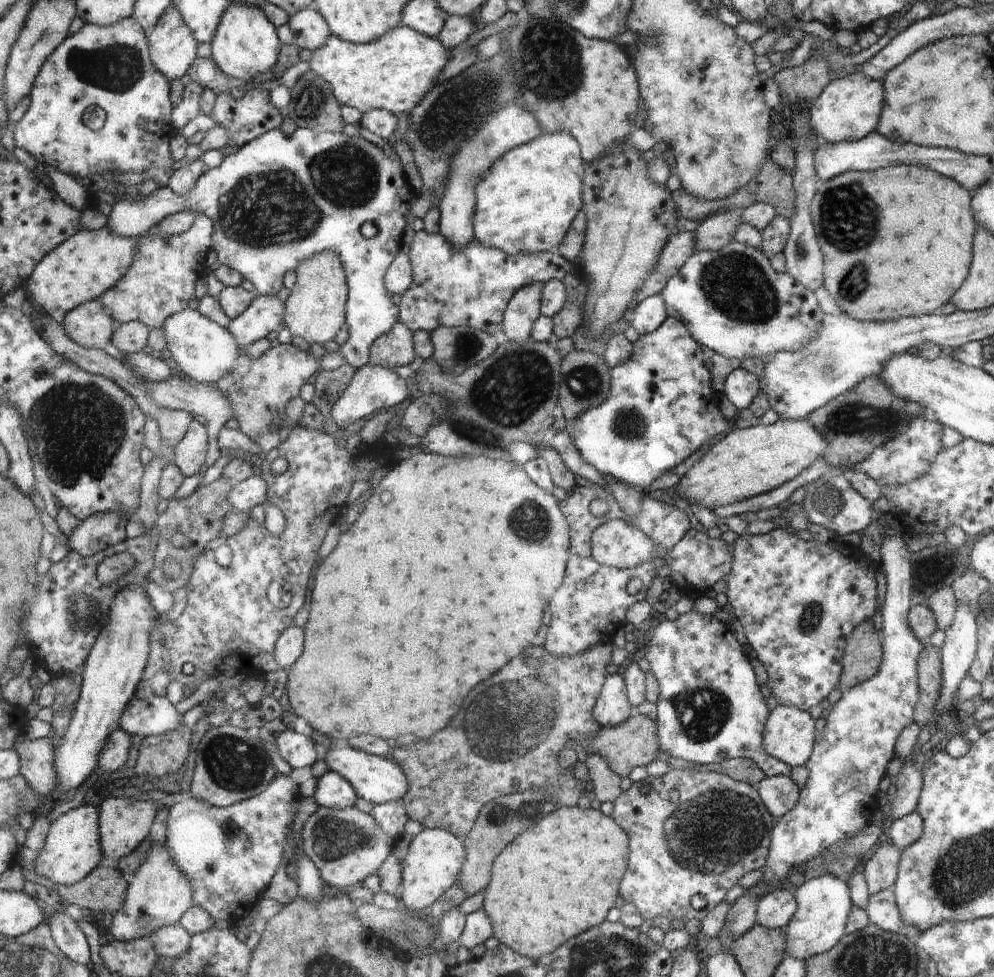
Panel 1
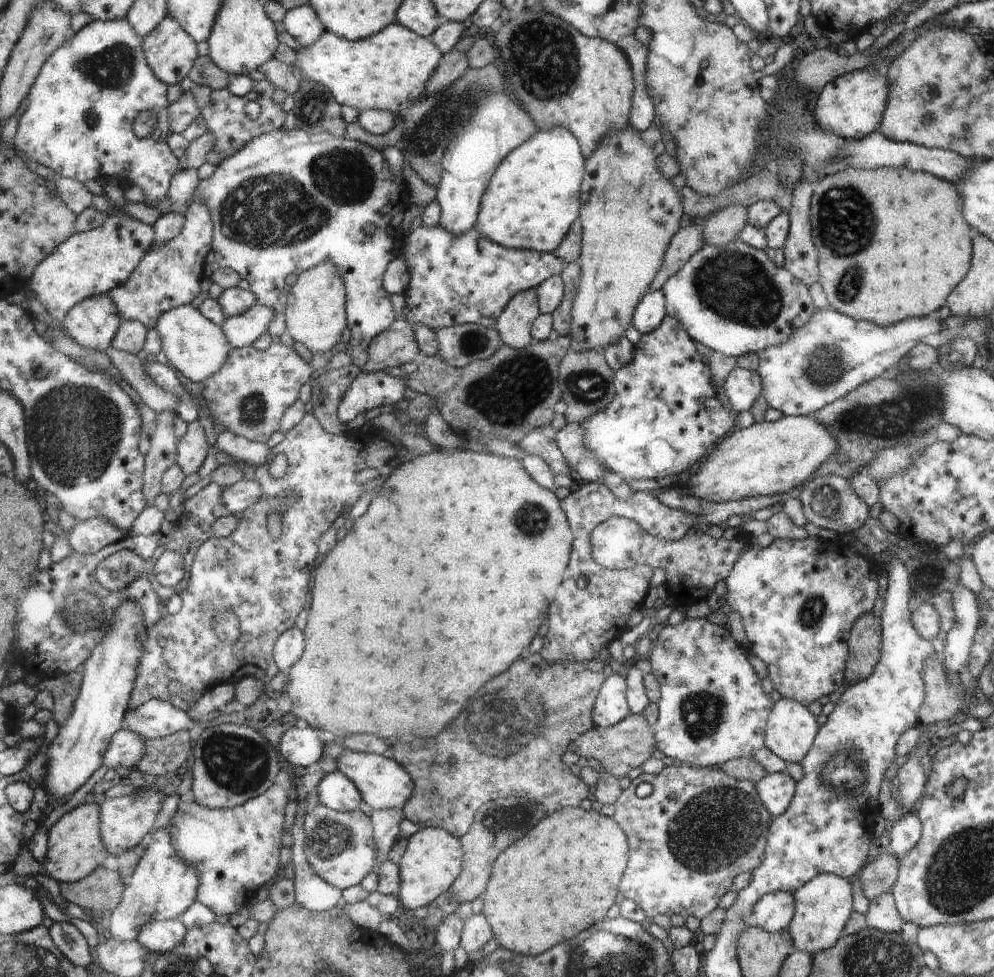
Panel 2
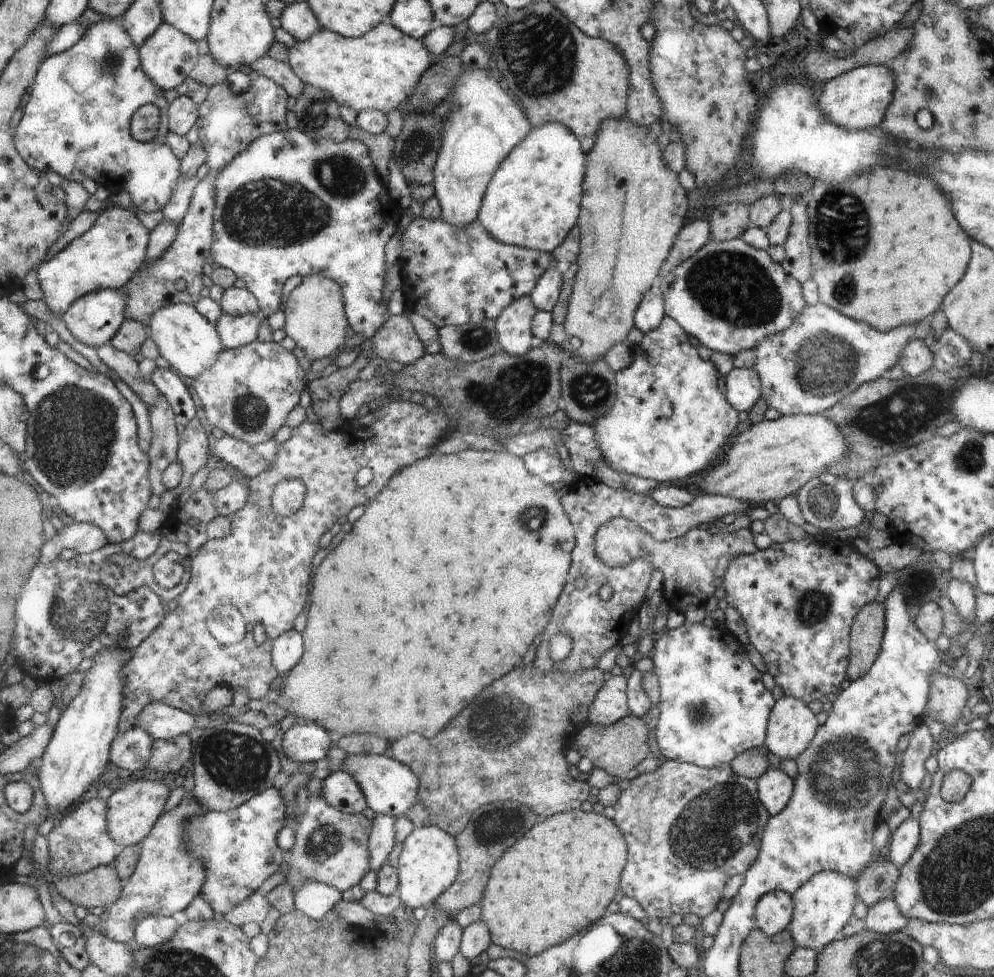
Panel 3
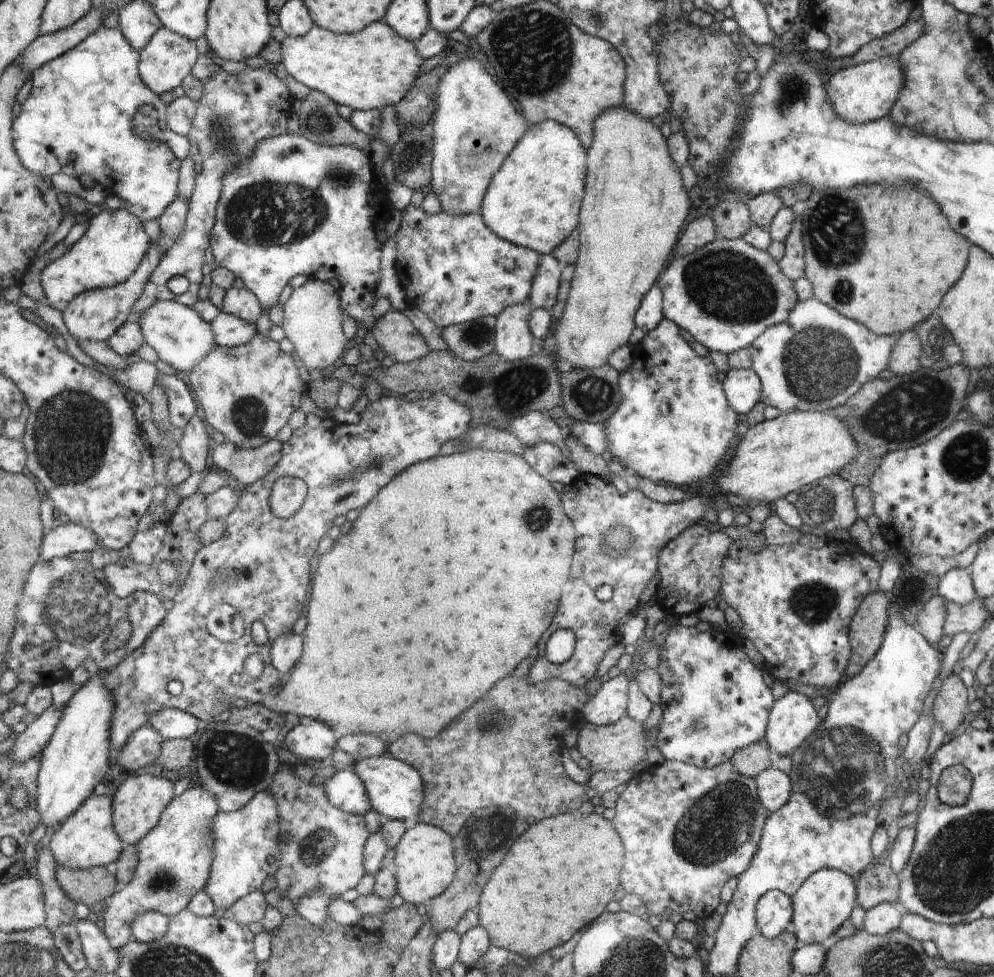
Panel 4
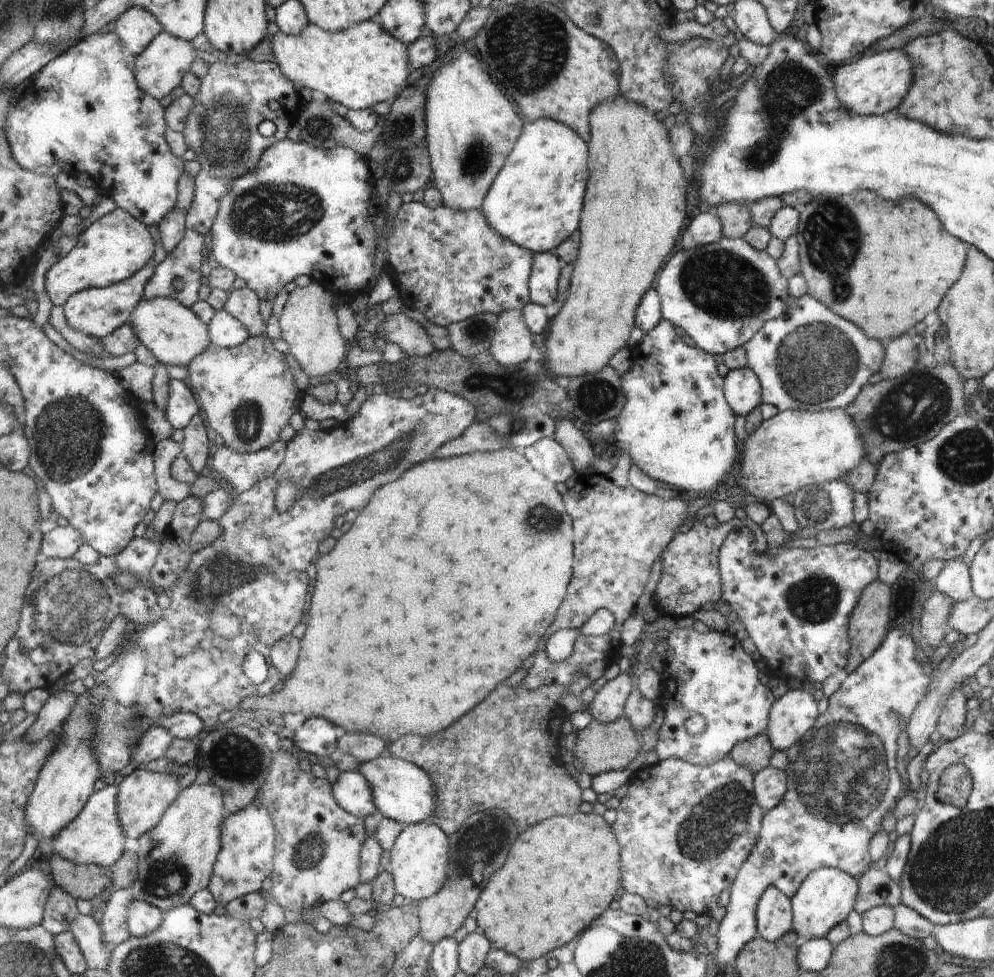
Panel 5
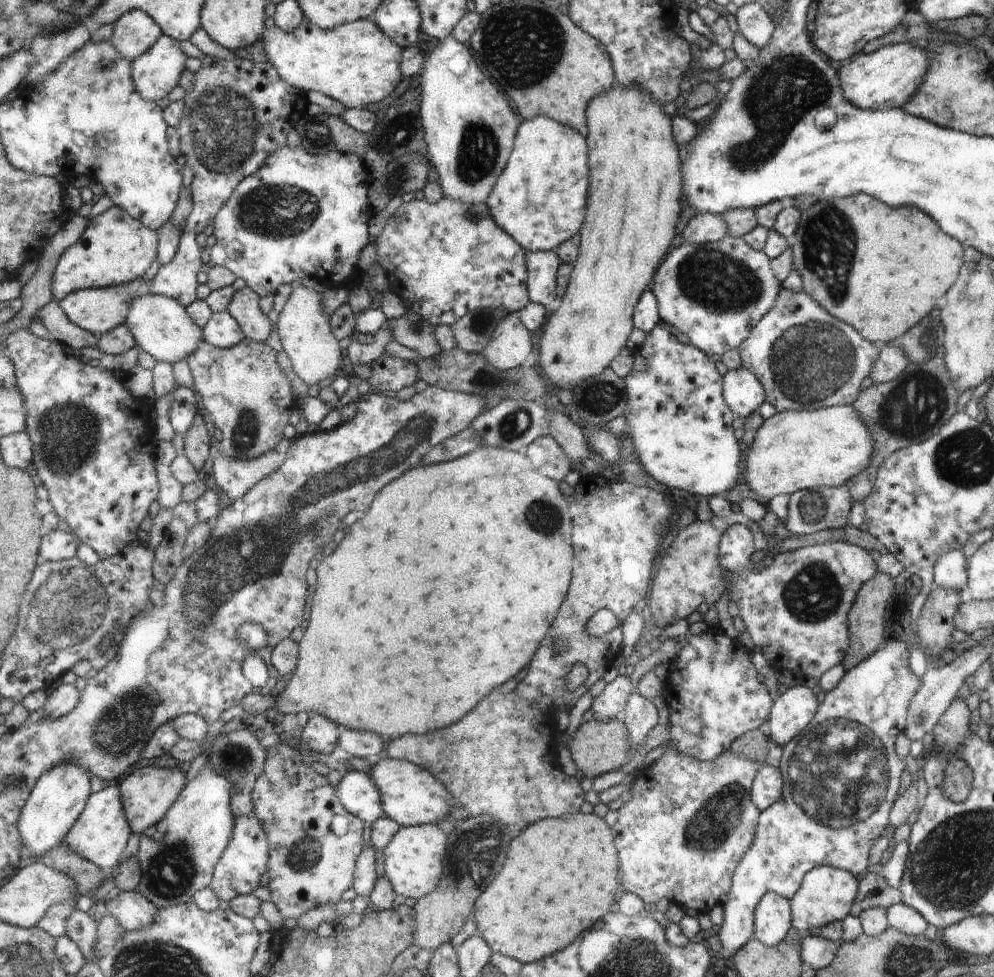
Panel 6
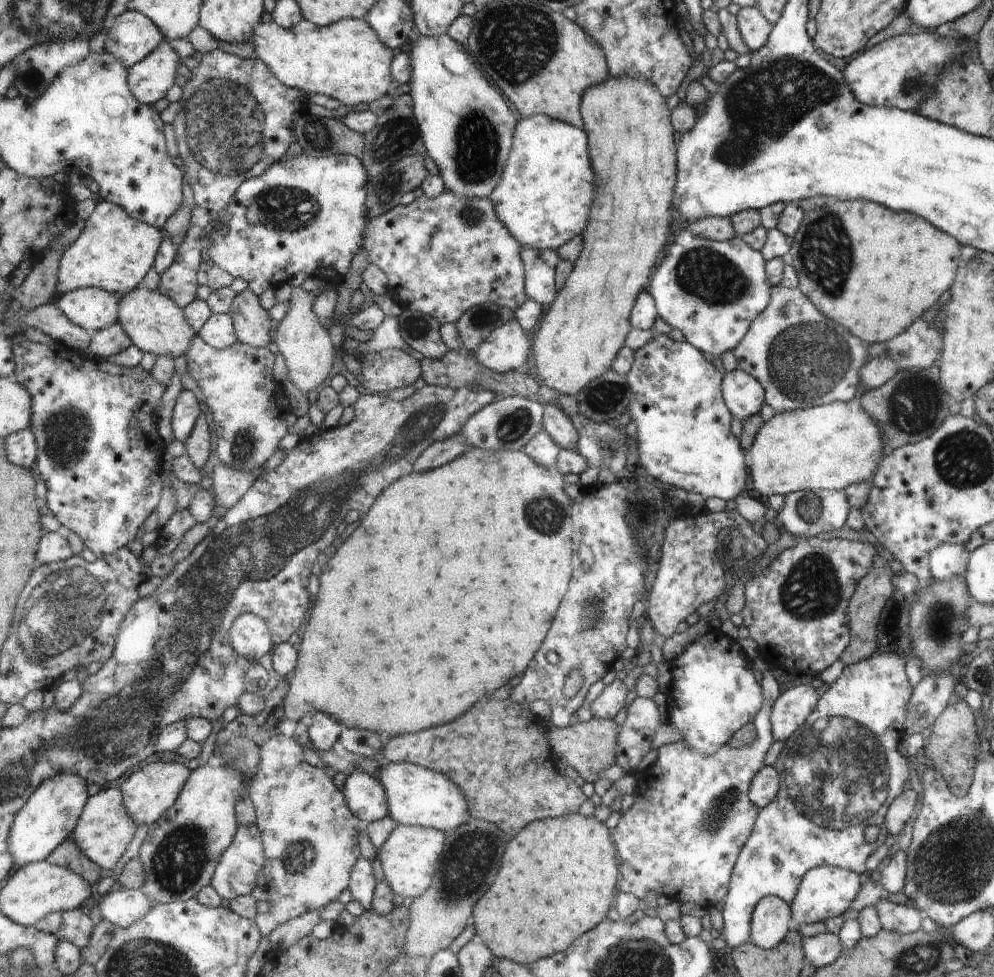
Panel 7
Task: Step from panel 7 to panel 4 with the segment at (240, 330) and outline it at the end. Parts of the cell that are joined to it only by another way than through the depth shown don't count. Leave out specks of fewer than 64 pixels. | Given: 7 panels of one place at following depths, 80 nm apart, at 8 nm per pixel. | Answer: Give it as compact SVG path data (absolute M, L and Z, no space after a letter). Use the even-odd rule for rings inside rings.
M234 287L226 291L222 310L254 324L264 312L258 297L254 296L253 292L246 288Z

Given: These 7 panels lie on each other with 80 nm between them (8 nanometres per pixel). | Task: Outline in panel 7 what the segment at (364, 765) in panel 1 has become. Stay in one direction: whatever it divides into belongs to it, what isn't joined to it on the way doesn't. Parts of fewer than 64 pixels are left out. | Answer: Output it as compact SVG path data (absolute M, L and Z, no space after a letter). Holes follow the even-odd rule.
M381 761L377 779L388 794L390 816L400 824L432 827L448 833L461 826L469 818L469 802L463 792L442 773L434 772L412 763L388 763Z

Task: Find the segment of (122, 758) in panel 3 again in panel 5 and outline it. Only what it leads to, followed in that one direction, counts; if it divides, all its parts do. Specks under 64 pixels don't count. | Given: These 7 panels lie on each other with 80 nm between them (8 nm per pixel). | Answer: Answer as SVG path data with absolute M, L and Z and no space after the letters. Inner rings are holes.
M158 724L157 727L146 732L145 738L141 740L140 744L137 744L131 762L136 762L136 764L142 766L142 764L148 764L148 762L160 760L168 752L174 739L167 728Z

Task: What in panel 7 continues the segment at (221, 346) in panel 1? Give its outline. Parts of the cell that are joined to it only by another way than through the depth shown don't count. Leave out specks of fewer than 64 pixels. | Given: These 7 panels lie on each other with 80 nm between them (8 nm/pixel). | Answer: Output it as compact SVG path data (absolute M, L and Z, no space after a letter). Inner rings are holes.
M134 289L126 294L121 304L121 320L132 340L145 352L158 358L167 356L175 359L184 356L192 348L198 333L194 330L183 309L173 297L158 290Z

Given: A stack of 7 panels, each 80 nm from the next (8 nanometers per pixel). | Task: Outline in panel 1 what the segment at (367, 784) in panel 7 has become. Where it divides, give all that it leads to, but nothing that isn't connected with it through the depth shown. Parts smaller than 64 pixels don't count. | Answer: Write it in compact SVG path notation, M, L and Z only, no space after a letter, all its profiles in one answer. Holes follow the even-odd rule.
M327 771L318 778L316 791L313 794L320 807L347 809L354 807L357 791L340 773Z

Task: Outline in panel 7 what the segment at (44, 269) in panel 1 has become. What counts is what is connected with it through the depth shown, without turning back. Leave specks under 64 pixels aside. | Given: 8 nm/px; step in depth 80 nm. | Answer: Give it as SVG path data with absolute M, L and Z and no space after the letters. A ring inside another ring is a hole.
M100 202L87 221L78 242L65 252L59 272L59 292L63 295L80 287L96 287L110 292L130 293L140 288L148 272L155 268L166 231L136 220L122 205Z

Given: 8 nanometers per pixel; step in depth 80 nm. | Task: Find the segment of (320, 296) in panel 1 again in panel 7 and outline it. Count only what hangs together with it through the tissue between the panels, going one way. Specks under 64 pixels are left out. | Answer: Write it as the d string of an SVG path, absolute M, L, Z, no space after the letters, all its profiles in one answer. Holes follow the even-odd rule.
M294 283L288 311L275 330L278 350L284 356L288 367L286 376L304 392L316 389L318 384L322 384L328 378L334 364L334 346L330 342L326 328L320 324L313 309L315 297L305 288Z

